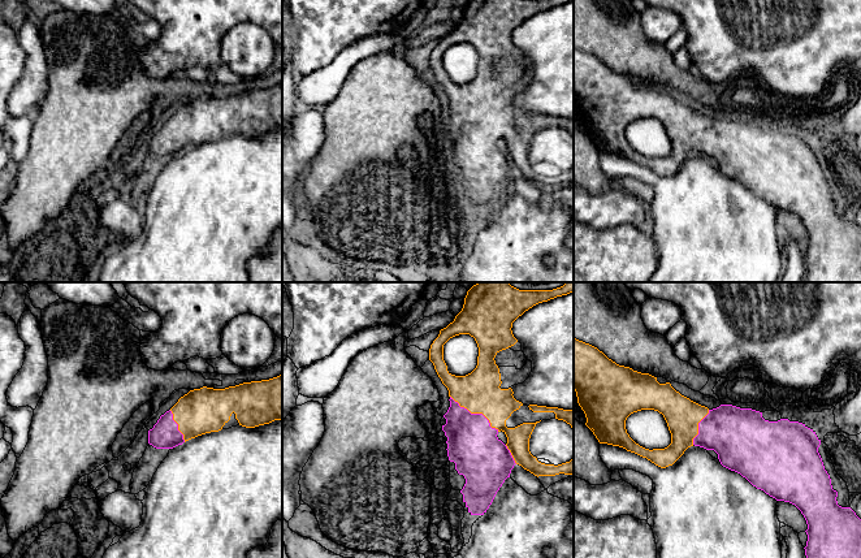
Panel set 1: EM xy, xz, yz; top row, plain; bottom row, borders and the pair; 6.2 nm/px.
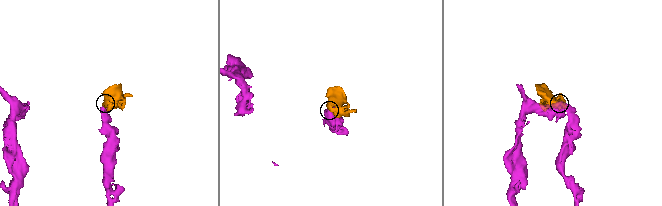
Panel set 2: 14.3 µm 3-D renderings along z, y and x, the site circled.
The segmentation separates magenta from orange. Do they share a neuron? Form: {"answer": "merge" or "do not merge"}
{"answer": "merge"}

